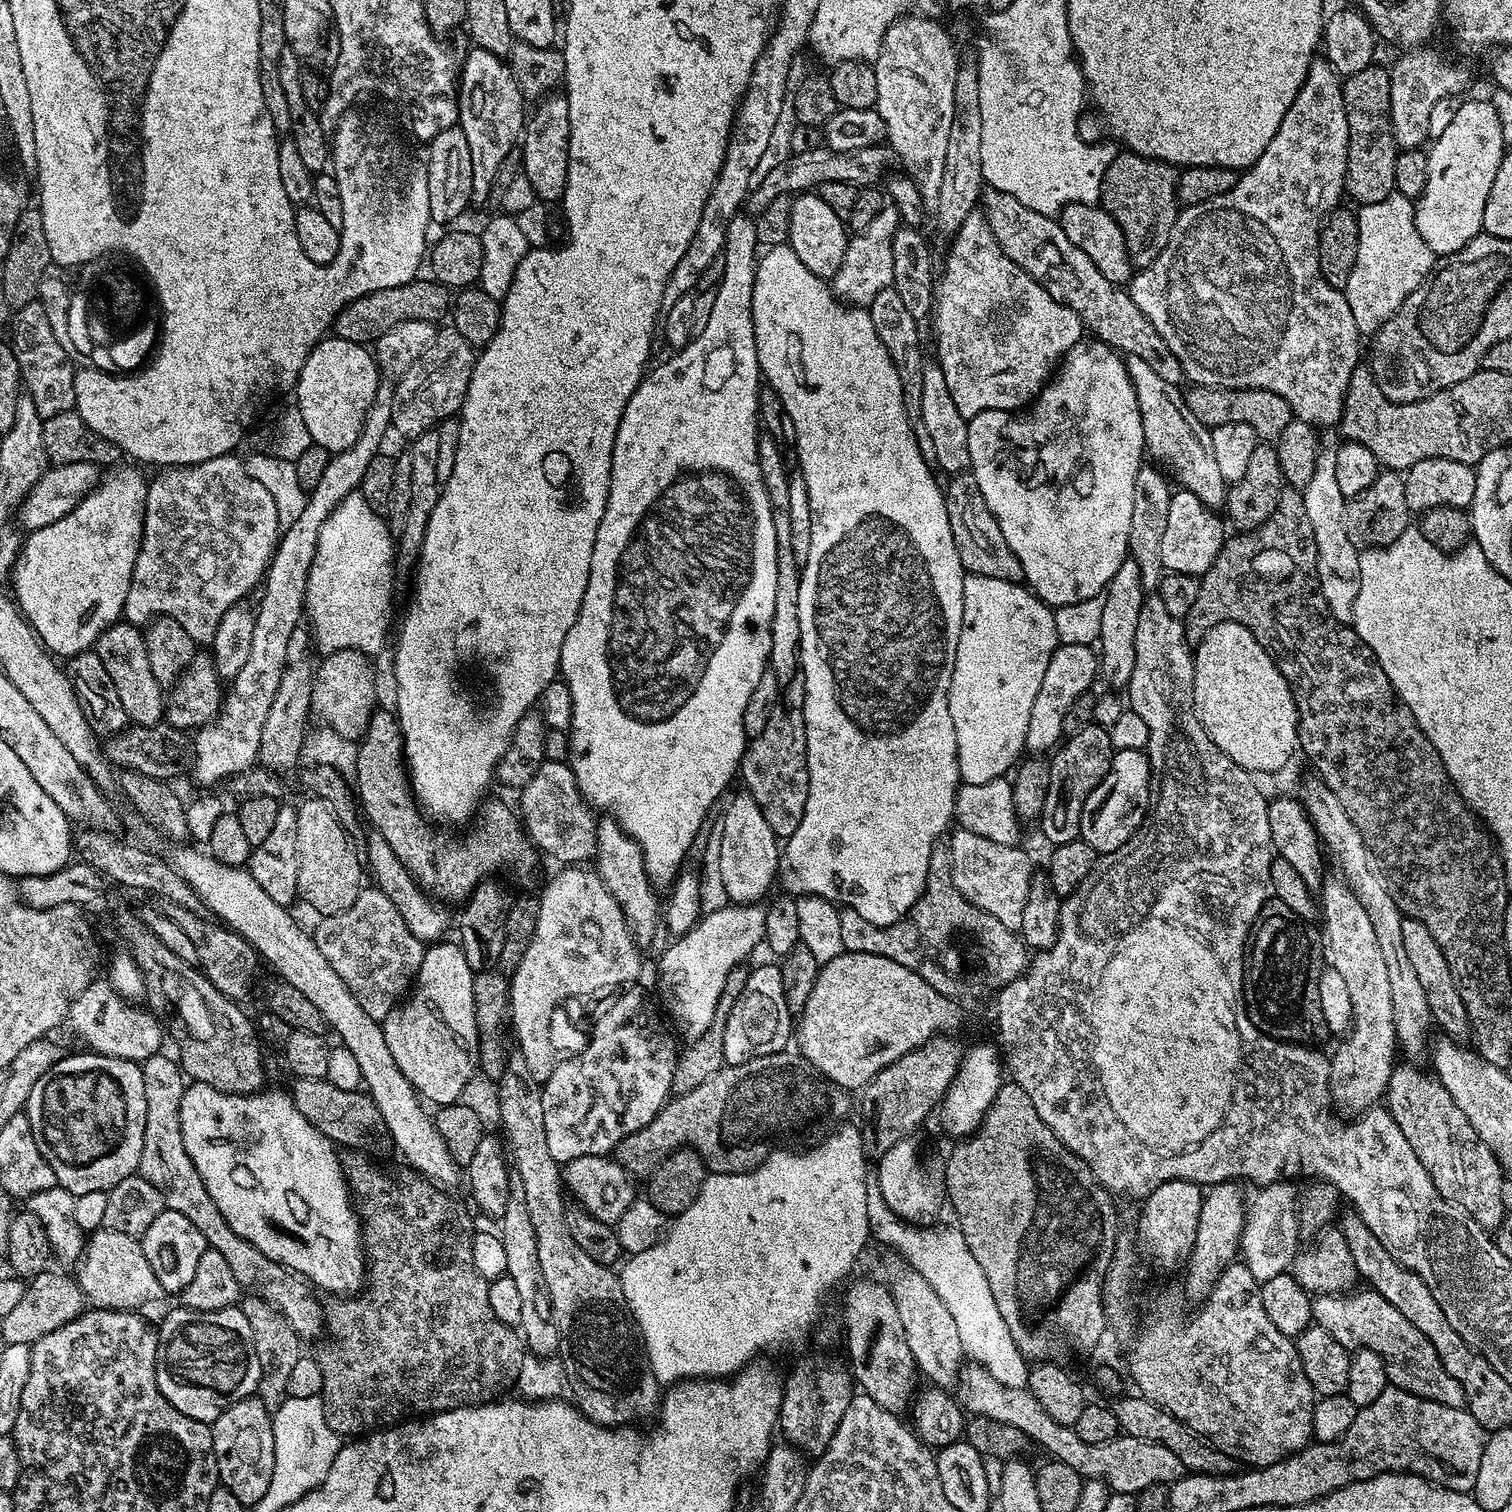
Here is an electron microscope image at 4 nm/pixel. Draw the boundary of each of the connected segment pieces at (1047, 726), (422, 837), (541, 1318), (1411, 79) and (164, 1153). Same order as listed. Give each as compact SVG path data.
M1060 644L1056 647L1050 658L1050 666L1046 666L1046 678L1042 678L1038 698L1034 698L1034 707L1030 709L1030 726L1026 726L1024 743L1029 753L1048 754L1061 743L1064 736L1062 722L1070 706L1074 706L1078 694L1093 687L1095 680L1098 680L1098 652L1095 647L1087 644Z
M391 711L373 712L358 747L354 792L362 805L363 815L364 812L368 815L369 822L376 827L373 828L375 835L390 842L390 850L398 854L398 862L406 866L408 873L429 896L440 902L464 902L475 891L477 884L499 877L499 872L505 872L516 880L528 880L535 874L538 849L528 839L513 805L511 808L500 800L485 799L478 808L476 829L461 840L451 840L427 824L429 821L418 807L410 787L400 722Z
M510 1175L510 1202L499 1217L498 1235L502 1246L506 1246L506 1274L514 1278L522 1302L522 1322L519 1331L529 1353L541 1358L551 1357L560 1347L560 1335L554 1322L554 1310L550 1306L550 1290L546 1290L546 1277L538 1262L538 1238L534 1238L534 1225L526 1210L526 1193L522 1190L522 1178Z
M1421 46L1413 48L1400 54L1396 60L1396 65L1391 65L1390 75L1390 118L1392 119L1392 133L1396 139L1396 147L1400 150L1418 148L1429 139L1430 130L1430 109L1442 98L1460 96L1468 88L1468 72L1460 64L1455 64L1452 60L1447 60L1444 56L1439 56L1432 49L1432 46Z
M165 1054L151 1056L140 1064L142 1070L142 1086L146 1086L146 1134L142 1134L142 1158L138 1175L146 1178L160 1191L164 1199L165 1209L169 1212L186 1214L198 1230L202 1230L202 1238L208 1240L209 1248L223 1254L234 1278L238 1278L241 1289L251 1293L259 1293L270 1301L275 1308L294 1326L301 1341L308 1342L319 1332L325 1331L324 1310L321 1301L312 1297L313 1287L303 1276L288 1271L278 1262L266 1258L262 1250L255 1248L246 1238L234 1234L222 1218L218 1206L214 1206L214 1198L206 1191L206 1182L202 1182L202 1174L190 1162L190 1154L186 1154L186 1146L182 1142L182 1122L180 1107L182 1094L186 1087L186 1075L179 1063Z

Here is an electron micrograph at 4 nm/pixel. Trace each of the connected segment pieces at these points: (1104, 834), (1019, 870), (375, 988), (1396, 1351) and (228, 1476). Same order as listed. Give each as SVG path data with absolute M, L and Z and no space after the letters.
M1113 751L1106 778L1102 778L1102 782L1098 782L1098 786L1094 786L1094 790L1086 798L1086 806L1080 819L1080 839L1088 843L1097 854L1113 852L1122 847L1140 829L1150 811L1150 801L1154 796L1153 784L1152 767L1149 766L1147 755L1143 751Z
M963 830L953 831L952 844L947 845L952 855L952 881L974 906L994 914L1006 930L1019 933L1022 926L1022 910L1026 907L1026 894L1030 894L1030 882L1034 875L1032 860L1020 846L1002 846L982 838L982 834L970 834Z
M375 886L361 890L354 906L333 916L323 917L319 922L321 924L314 931L318 950L322 950L326 962L334 966L334 974L342 978L350 994L358 1000L358 1006L362 1006L370 1018L383 1022L386 1014L390 1014L390 1010L405 999L406 993L413 987L426 951L425 941L419 940L408 929L402 914L398 914L398 906L394 906L394 902L390 902L390 898L386 898L386 894L382 894Z
M1371 1290L1356 1291L1317 1295L1312 1302L1313 1321L1333 1338L1338 1338L1344 1348L1374 1350L1374 1354L1378 1354L1386 1366L1391 1387L1401 1388L1442 1406L1465 1407L1462 1386L1447 1372L1446 1366L1442 1366L1442 1358L1438 1358L1438 1350L1430 1346L1430 1338L1426 1338L1426 1334L1422 1334L1418 1326L1413 1326L1395 1306L1390 1306L1382 1294Z
M247 1396L234 1402L218 1414L210 1427L216 1475L222 1487L230 1490L230 1494L236 1495L238 1502L246 1506L256 1504L258 1498L266 1498L266 1490L270 1490L270 1477L274 1475L274 1426L272 1413L266 1410L259 1396Z

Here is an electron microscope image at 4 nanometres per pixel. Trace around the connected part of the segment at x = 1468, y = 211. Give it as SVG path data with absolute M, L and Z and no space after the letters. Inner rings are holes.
M1491 99L1467 100L1458 106L1450 126L1440 136L1431 141L1432 148L1427 149L1426 186L1419 200L1415 201L1416 226L1426 246L1437 257L1443 258L1462 250L1471 240L1481 235L1484 223L1482 214L1486 210L1486 197L1490 195L1490 186L1494 186L1494 174L1506 151L1506 141L1502 134L1502 122L1498 122L1498 110Z

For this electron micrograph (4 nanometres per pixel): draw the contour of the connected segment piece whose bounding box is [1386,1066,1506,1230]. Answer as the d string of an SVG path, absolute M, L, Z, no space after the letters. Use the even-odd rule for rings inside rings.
M1393 1067L1390 1074L1386 1093L1389 1114L1398 1122L1402 1134L1406 1134L1406 1142L1410 1142L1414 1154L1418 1154L1418 1162L1426 1166L1426 1174L1430 1174L1430 1182L1434 1182L1438 1194L1459 1204L1478 1226L1495 1230L1506 1215L1506 1176L1496 1156L1481 1142L1466 1114L1454 1106L1450 1094L1446 1094L1446 1086L1442 1086L1435 1075L1428 1073L1427 1076L1420 1068L1400 1067Z

